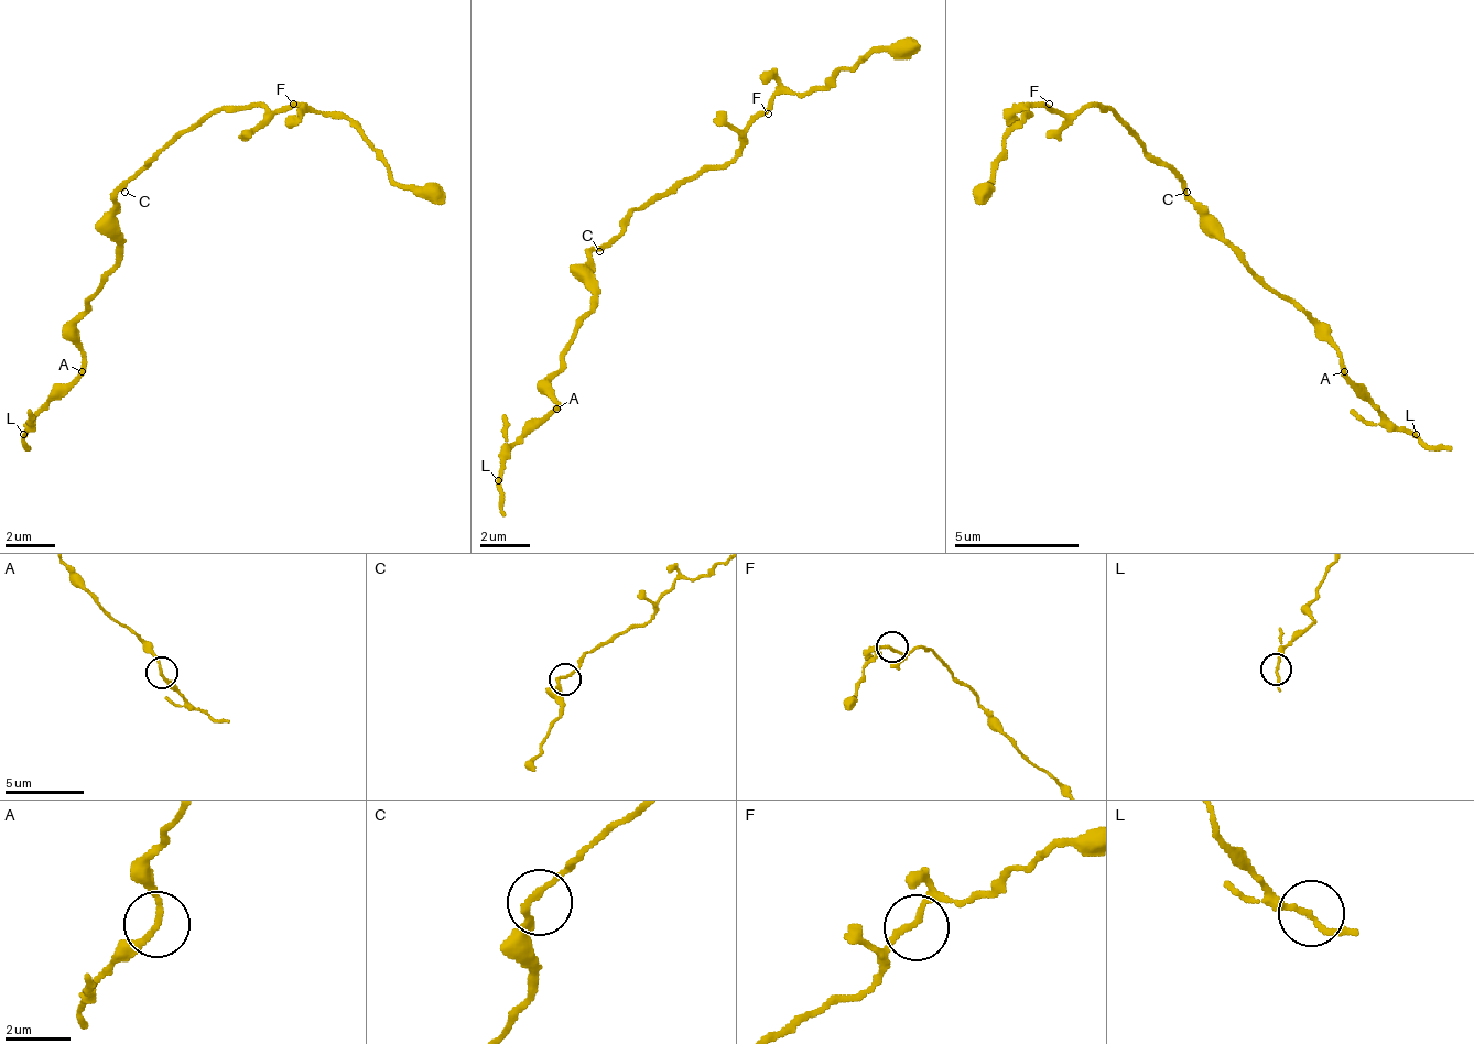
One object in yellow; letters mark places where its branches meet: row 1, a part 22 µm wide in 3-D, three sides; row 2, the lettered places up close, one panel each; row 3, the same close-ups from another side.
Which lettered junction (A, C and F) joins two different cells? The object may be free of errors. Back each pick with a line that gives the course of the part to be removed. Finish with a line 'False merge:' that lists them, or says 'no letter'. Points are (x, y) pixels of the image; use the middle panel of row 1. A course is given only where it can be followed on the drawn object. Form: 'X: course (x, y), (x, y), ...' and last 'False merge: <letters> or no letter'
False merge: no letter

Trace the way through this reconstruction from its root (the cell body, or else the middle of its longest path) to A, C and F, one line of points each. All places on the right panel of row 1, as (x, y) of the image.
A: (1168, 166), (1187, 185), (1205, 223), (1318, 329), (1318, 335), (1343, 360), (1343, 372)
C: (1168, 166), (1187, 185), (1187, 192)
F: (1168, 166), (1155, 161), (1112, 110), (1086, 104), (1061, 117), (1049, 104)

